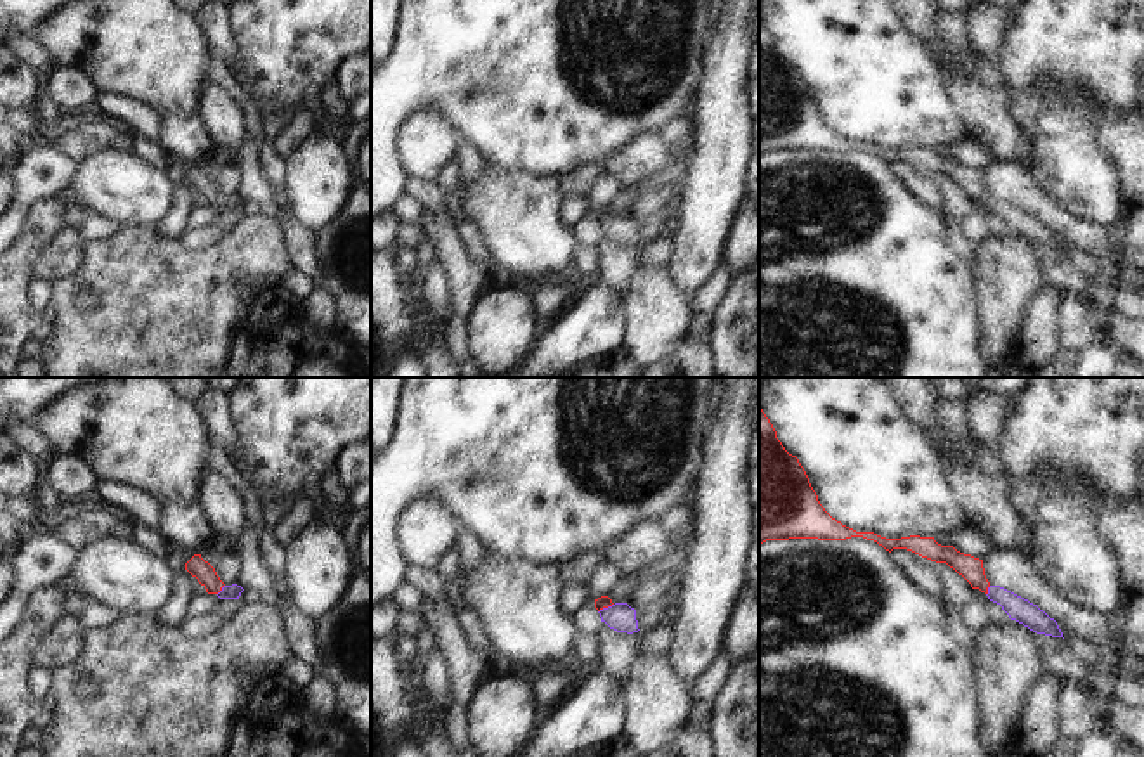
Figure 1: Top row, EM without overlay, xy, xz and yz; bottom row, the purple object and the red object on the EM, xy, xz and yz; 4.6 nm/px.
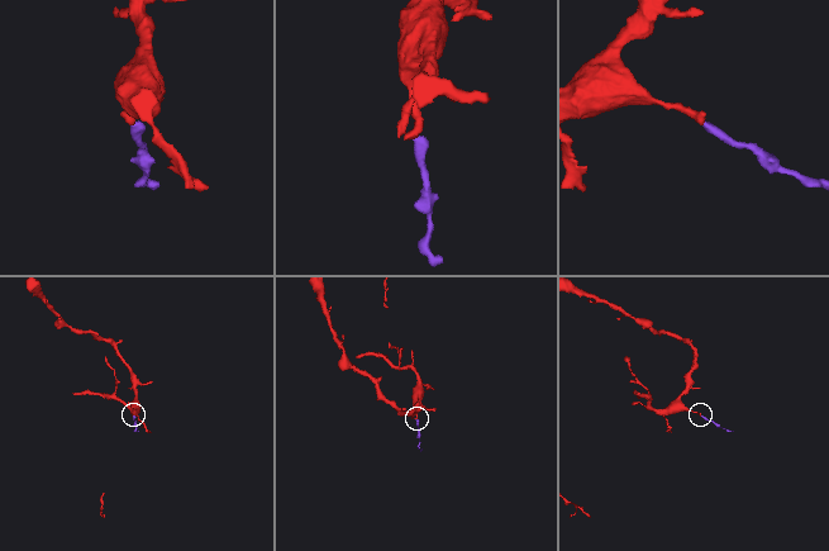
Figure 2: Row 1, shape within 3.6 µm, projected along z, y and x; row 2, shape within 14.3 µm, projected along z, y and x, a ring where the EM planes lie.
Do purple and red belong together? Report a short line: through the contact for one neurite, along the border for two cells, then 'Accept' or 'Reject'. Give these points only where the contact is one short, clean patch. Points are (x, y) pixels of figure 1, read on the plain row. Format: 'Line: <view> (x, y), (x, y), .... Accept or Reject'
Line: xz (621, 229), (612, 227), (605, 220), (604, 213). Accept

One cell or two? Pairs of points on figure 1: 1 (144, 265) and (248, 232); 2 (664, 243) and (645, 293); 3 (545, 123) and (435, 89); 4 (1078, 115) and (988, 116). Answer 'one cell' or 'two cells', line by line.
1: one cell
2: two cells
3: one cell
4: two cells

